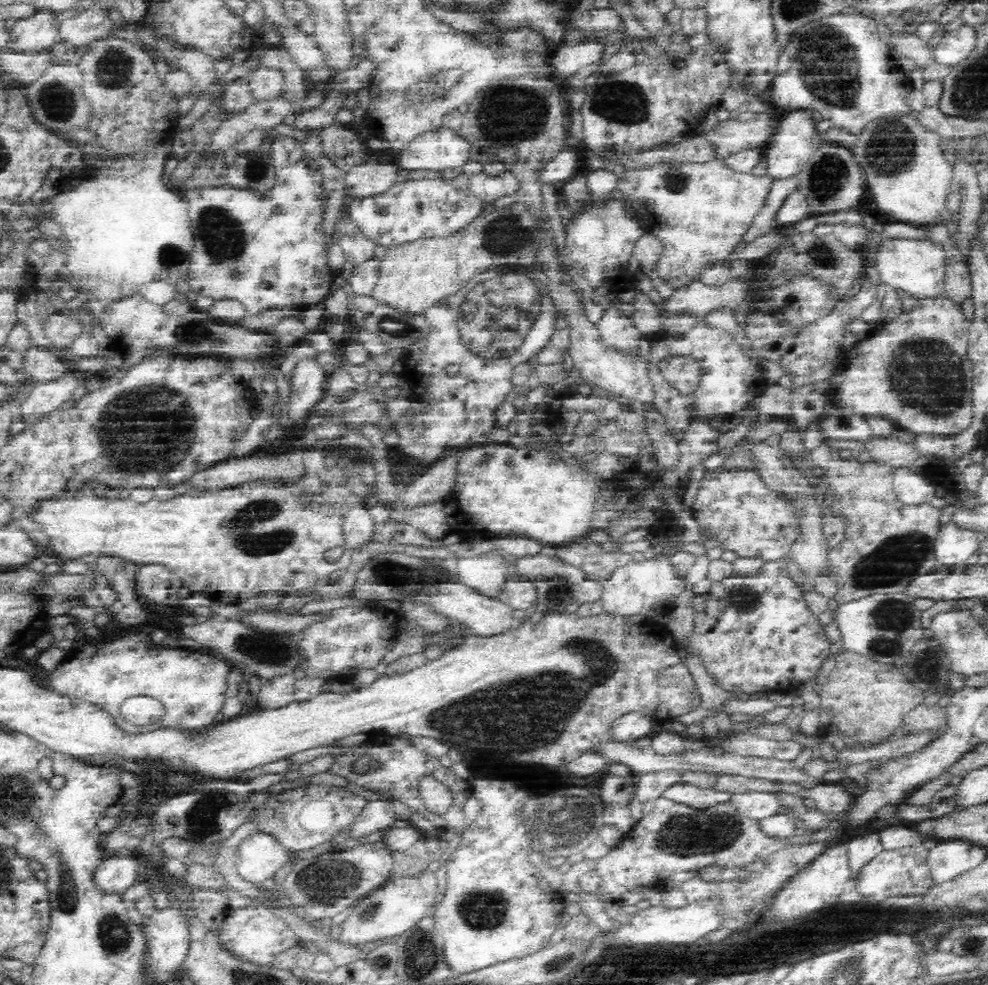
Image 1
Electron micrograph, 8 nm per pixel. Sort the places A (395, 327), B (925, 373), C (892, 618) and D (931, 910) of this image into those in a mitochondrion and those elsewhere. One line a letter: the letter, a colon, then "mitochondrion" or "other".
A: mitochondrion
B: mitochondrion
C: mitochondrion
D: other

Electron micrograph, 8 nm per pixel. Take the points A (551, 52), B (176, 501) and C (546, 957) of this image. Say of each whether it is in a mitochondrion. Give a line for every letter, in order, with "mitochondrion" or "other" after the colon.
A: other
B: other
C: other

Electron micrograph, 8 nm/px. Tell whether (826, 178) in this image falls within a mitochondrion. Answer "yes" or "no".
yes

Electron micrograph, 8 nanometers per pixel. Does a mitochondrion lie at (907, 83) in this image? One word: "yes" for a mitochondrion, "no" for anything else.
no

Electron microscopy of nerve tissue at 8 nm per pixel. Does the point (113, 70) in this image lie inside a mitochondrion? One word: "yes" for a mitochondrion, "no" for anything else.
yes

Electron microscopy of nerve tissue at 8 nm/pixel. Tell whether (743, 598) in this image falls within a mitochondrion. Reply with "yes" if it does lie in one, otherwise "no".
yes

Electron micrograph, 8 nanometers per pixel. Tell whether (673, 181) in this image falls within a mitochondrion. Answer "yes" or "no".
yes

